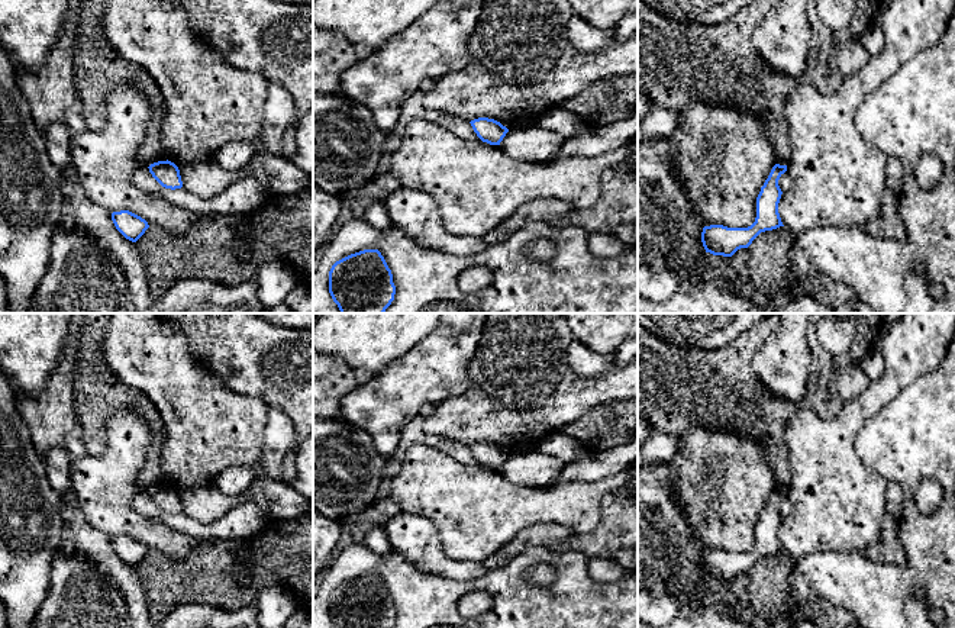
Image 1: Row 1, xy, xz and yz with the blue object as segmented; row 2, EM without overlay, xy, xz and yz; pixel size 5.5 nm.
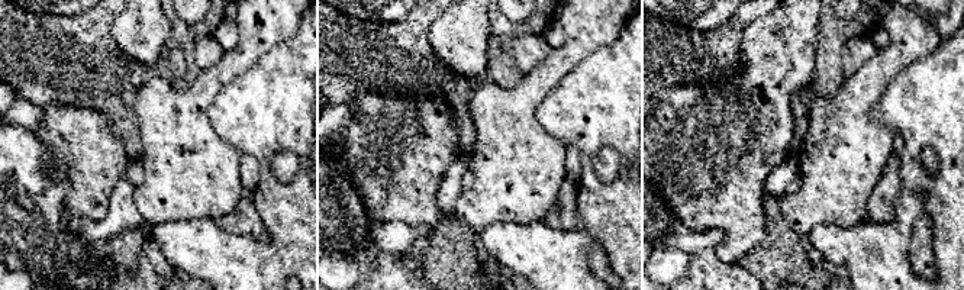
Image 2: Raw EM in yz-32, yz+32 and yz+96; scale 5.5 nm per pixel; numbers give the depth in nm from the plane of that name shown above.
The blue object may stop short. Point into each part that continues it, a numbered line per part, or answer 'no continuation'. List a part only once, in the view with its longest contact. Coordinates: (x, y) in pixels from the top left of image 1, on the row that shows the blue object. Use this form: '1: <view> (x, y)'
no continuation

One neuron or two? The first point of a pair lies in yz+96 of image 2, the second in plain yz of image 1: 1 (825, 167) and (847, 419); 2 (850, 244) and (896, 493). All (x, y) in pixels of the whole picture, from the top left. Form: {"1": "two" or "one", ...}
{"1": "one", "2": "two"}

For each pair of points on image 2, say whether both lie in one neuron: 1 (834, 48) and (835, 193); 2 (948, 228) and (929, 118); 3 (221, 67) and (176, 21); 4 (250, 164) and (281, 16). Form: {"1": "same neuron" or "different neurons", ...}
{"1": "different neurons", "2": "same neuron", "3": "different neurons", "4": "different neurons"}

